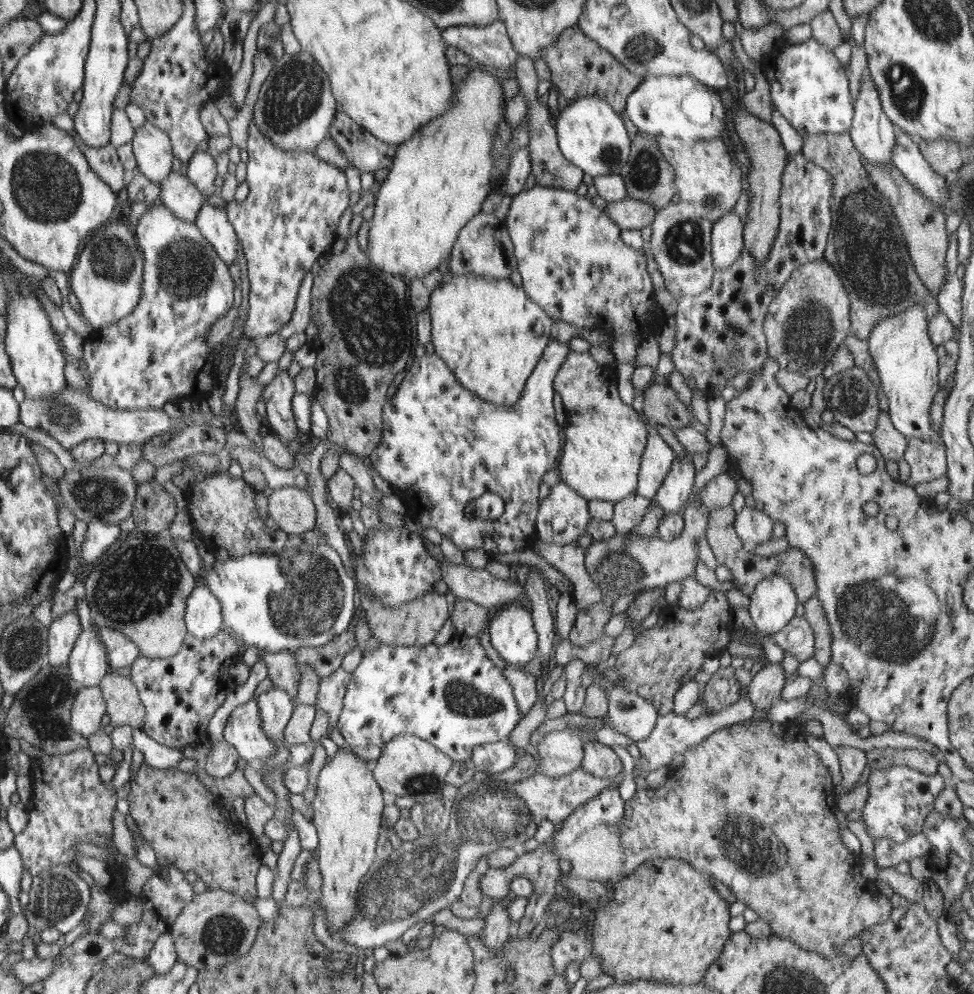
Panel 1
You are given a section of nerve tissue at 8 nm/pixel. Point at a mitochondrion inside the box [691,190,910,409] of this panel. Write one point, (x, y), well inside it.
(808, 336)

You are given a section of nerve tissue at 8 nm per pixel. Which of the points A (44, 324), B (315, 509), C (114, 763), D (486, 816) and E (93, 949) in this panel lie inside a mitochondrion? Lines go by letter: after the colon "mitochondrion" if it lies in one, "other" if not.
A: other
B: other
C: other
D: mitochondrion
E: other

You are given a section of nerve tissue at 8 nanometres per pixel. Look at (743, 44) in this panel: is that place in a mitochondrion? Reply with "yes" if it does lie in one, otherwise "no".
no

